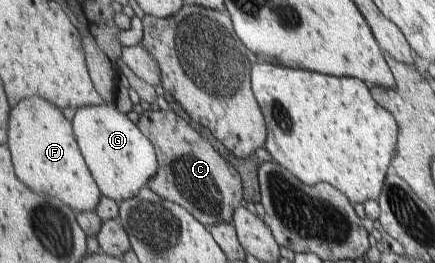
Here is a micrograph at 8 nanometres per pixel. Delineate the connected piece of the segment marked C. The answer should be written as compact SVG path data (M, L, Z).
M167 108L143 111L139 129L154 142L158 153L158 172L149 186L162 198L182 205L208 228L234 220L236 209L243 205L243 185L239 171L227 161L210 141L195 131L181 115Z

